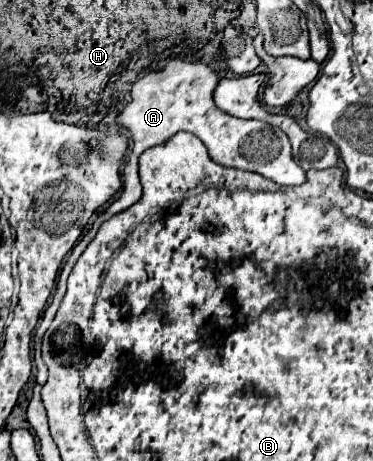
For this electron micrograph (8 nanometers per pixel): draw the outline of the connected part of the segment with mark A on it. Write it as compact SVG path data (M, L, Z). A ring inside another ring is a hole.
M173 60L169 62L163 70L159 72L149 72L143 78L139 78L133 84L131 90L131 102L123 108L123 112L119 114L117 122L121 126L125 126L131 132L133 138L133 150L129 150L127 154L127 162L123 168L123 188L119 192L119 198L103 212L97 216L97 220L93 222L93 226L89 228L89 232L79 240L79 244L73 248L67 264L61 270L61 276L57 280L57 290L51 298L51 304L47 306L43 320L35 332L35 366L37 366L37 374L35 380L37 384L45 384L47 382L47 366L41 358L41 338L43 332L49 328L49 324L55 318L55 312L61 306L61 300L65 296L67 290L67 278L75 266L75 262L79 260L79 256L85 252L85 248L89 246L89 242L95 238L99 226L109 220L113 214L133 206L139 198L141 198L141 182L139 182L139 170L137 170L137 160L139 156L157 144L163 144L165 140L169 140L175 132L185 130L185 132L193 132L209 150L209 156L213 162L221 164L221 166L229 166L229 168L239 168L239 170L249 170L249 172L257 172L265 178L271 178L273 182L281 184L281 186L297 186L303 184L305 180L305 172L295 164L295 160L291 158L291 144L287 140L287 134L281 132L279 128L261 122L261 120L241 120L235 116L229 116L225 112L221 112L215 102L213 102L213 90L219 82L217 72L213 72L207 64L201 62L183 62L183 60Z

